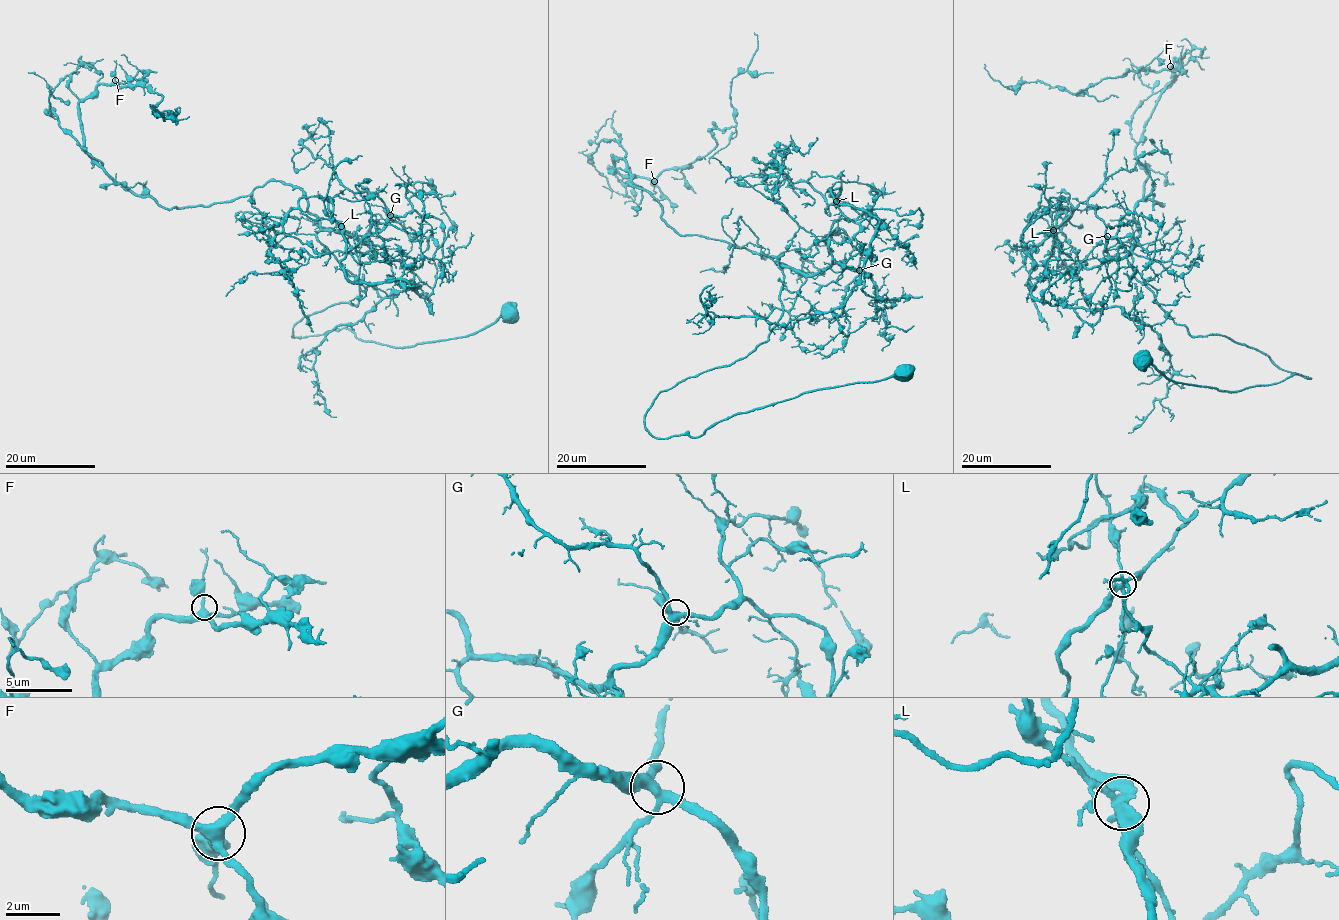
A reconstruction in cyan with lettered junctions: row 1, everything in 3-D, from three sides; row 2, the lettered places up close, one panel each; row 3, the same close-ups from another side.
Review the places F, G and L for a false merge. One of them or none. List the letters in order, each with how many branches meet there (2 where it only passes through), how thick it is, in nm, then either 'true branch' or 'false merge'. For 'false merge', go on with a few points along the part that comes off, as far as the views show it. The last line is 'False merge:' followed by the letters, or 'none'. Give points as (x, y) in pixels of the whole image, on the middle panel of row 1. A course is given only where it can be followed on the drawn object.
F: branches 4; calibre 320 nm; true branch
G: branches 4; calibre 360 nm; true branch
L: branches 4; calibre 360 nm; false merge; course (836, 201), (840, 190), (827, 190), (879, 222), (860, 281), (832, 311), (784, 324), (705, 315), (722, 296)
False merge: L

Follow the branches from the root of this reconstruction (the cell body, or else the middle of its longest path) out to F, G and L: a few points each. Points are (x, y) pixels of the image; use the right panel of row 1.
F: (1144, 358), (1228, 392), (1311, 377), (1192, 336), (1135, 277), (1137, 203), (1165, 205), (1135, 150), (1170, 66)
G: (1144, 358), (1228, 392), (1311, 377), (1189, 334), (1135, 277), (1135, 245), (1114, 258), (1107, 236)
L: (1144, 358), (1228, 392), (1311, 377), (1169, 315), (1145, 325), (1070, 307), (1074, 272), (1046, 266), (1053, 230)

